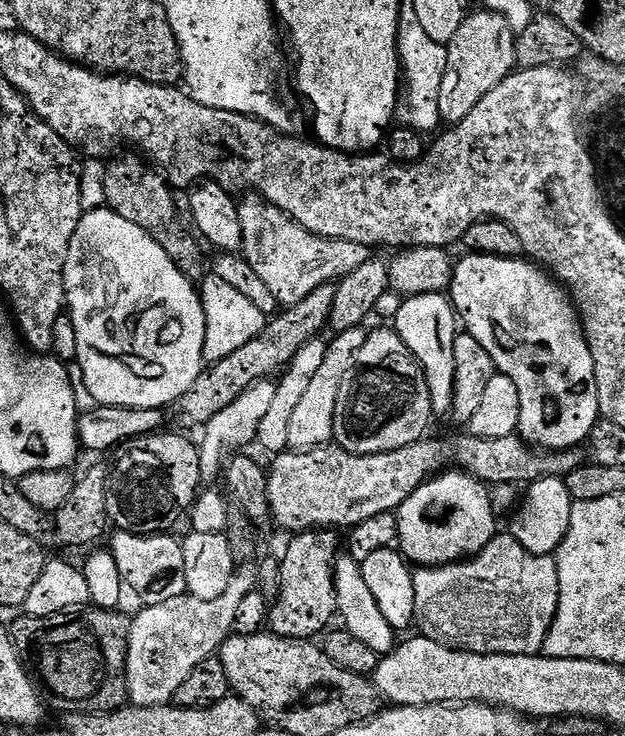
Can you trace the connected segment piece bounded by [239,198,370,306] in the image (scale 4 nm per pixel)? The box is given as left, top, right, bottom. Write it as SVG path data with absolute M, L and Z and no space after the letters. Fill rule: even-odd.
M244 198L239 201L242 222L240 248L246 262L254 266L258 278L266 282L274 294L277 305L287 306L302 302L306 294L318 290L318 286L339 282L349 276L362 262L370 259L370 250L358 242L327 240L310 234L286 212L268 204L263 198Z

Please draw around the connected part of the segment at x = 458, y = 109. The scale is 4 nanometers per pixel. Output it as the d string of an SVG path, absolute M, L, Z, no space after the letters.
M481 10L481 12L474 13L473 16L472 13L465 15L462 26L458 26L454 46L447 49L448 59L454 62L454 66L449 66L445 70L442 88L439 91L438 110L440 119L445 125L454 126L458 122L462 122L462 118L466 118L466 114L470 114L470 110L474 110L474 106L478 106L478 102L482 102L482 98L486 98L486 94L490 94L490 90L494 90L494 86L498 86L498 82L505 80L514 71L517 67L516 38L517 33L513 32L512 27L498 14Z

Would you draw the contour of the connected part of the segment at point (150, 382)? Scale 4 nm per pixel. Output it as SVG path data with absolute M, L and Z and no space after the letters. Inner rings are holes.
M107 206L96 208L93 212L85 211L80 217L78 226L74 230L74 238L70 238L70 250L66 254L64 267L64 295L66 297L66 311L72 315L74 334L78 334L78 354L75 363L80 364L80 376L84 379L84 388L93 396L97 405L122 406L123 408L159 408L161 410L175 405L177 400L194 386L194 378L203 372L204 343L206 342L206 314L204 304L200 301L197 285L176 268L176 263L168 259L166 253L161 252L158 245L152 243L152 236L142 230L142 226L134 226L134 222L126 222L117 212Z

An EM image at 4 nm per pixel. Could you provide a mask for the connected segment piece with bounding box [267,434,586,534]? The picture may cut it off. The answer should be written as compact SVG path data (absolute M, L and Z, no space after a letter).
M479 434L463 435L464 436L456 436L453 440L432 440L433 438L425 438L418 442L414 442L410 446L402 446L402 450L390 450L386 454L362 454L361 456L355 456L354 454L350 454L346 450L342 450L335 446L309 448L307 450L285 450L273 459L276 461L273 462L272 468L270 466L270 471L267 473L269 506L272 508L272 519L275 527L285 528L285 530L288 531L288 534L306 532L309 530L341 530L340 528L344 528L343 530L351 530L355 528L357 524L366 522L375 516L381 516L387 512L395 513L402 506L402 502L406 502L406 498L410 498L410 494L414 494L414 490L418 490L418 486L422 486L427 482L427 480L431 480L434 476L441 475L441 473L445 470L451 469L453 466L467 472L469 476L474 477L475 480L479 480L481 484L487 484L489 486L510 484L516 486L519 485L519 480L524 480L523 482L531 482L540 479L541 476L558 476L563 478L567 476L569 472L573 472L574 469L580 468L586 463L586 456L583 451L569 450L566 452L549 452L545 454L543 451L529 446L525 441L520 439L519 435L516 434L510 436L482 436Z

